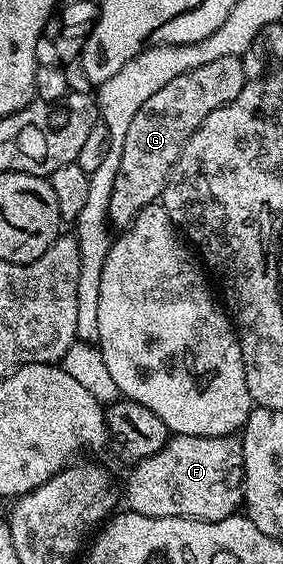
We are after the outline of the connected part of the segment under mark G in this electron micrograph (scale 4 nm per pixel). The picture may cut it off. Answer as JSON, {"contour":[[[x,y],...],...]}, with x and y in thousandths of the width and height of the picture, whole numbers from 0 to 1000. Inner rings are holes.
{"contour":[[[770,101],[731,115],[703,115],[703,122],[675,122],[661,131],[590,144],[562,165],[541,167],[491,191],[449,227],[449,245],[435,248],[435,285],[420,285],[406,335],[392,342],[385,392],[403,404],[463,401],[502,371],[544,365],[565,355],[590,314],[618,285],[633,285],[654,252],[717,215],[731,215],[731,200],[760,200],[760,193],[830,179],[869,145],[848,103]]]}

